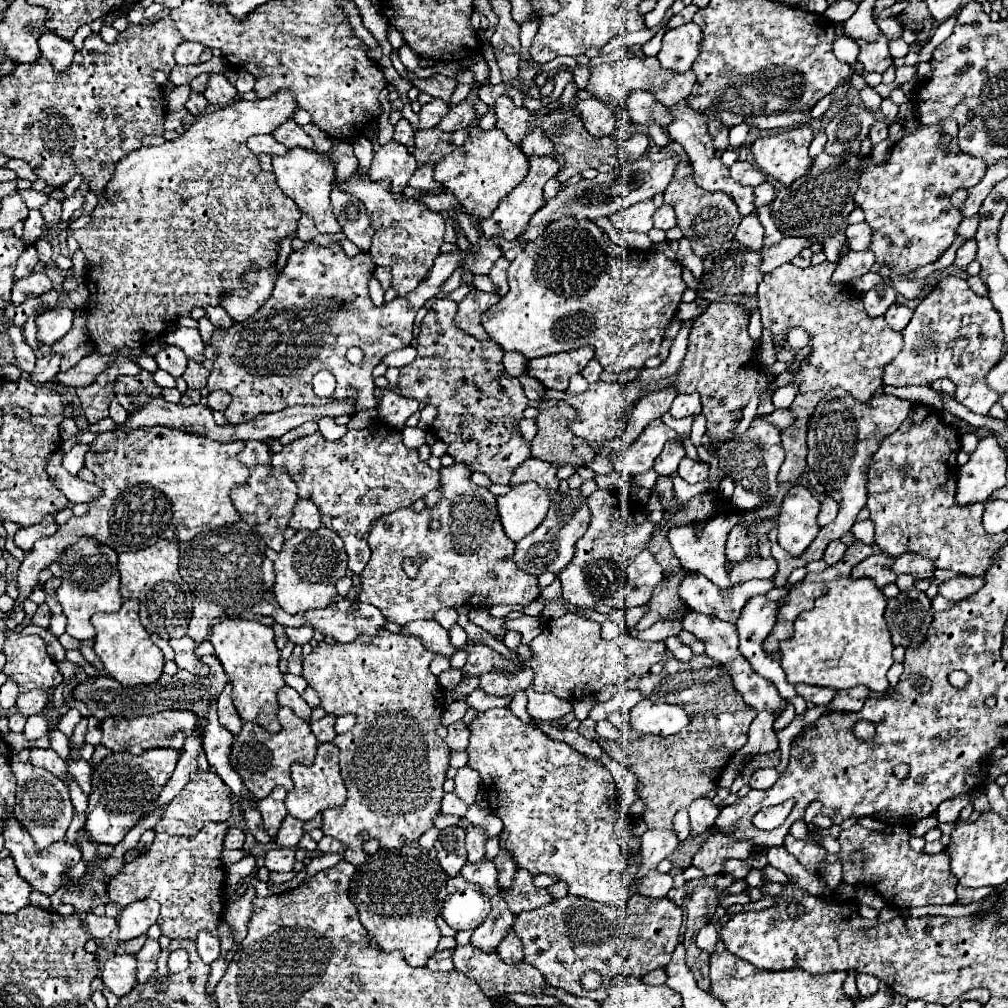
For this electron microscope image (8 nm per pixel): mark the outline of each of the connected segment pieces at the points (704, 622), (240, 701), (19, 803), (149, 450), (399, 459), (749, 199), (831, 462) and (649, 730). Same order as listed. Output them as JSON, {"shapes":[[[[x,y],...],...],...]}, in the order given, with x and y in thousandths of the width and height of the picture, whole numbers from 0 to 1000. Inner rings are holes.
{"shapes":[[[[685,605],[685,607],[679,611],[679,615],[677,615],[677,623],[683,625],[683,627],[687,627],[692,635],[696,635],[696,637],[700,639],[700,649],[702,649],[704,653],[708,653],[708,655],[712,655],[714,659],[718,659],[718,663],[720,663],[722,669],[726,671],[726,677],[728,677],[730,687],[738,692],[738,696],[740,696],[742,700],[746,700],[746,702],[752,704],[752,706],[754,706],[754,704],[772,706],[772,704],[780,702],[781,696],[778,696],[778,694],[772,690],[770,681],[768,681],[764,675],[760,675],[760,673],[756,673],[754,669],[750,669],[750,667],[746,665],[746,661],[742,659],[742,655],[734,649],[734,645],[732,645],[732,627],[730,627],[730,621],[728,621],[728,619],[718,617],[718,615],[712,615],[712,613],[702,613],[702,611],[694,609],[694,607]]],[[[224,613],[210,623],[208,637],[214,645],[216,655],[222,661],[222,667],[226,669],[232,681],[230,692],[232,692],[234,704],[238,706],[238,712],[258,718],[260,722],[266,722],[268,726],[276,726],[278,720],[274,718],[274,706],[276,706],[274,687],[282,681],[282,673],[276,663],[278,645],[272,639],[270,623],[262,621],[260,617]]],[[[12,756],[12,766],[16,770],[16,798],[14,798],[14,810],[18,815],[32,827],[32,833],[36,835],[36,843],[44,845],[54,835],[62,833],[69,813],[73,810],[73,800],[69,794],[69,786],[65,778],[56,772],[52,766],[44,762],[36,762],[30,756]]],[[[163,423],[131,429],[101,429],[89,440],[85,464],[95,470],[95,480],[101,484],[103,492],[89,500],[87,510],[69,514],[56,526],[56,530],[40,534],[34,540],[18,567],[20,589],[14,595],[14,603],[6,609],[12,609],[20,597],[30,591],[40,565],[48,563],[50,558],[58,554],[58,548],[73,540],[79,532],[91,532],[115,548],[129,548],[145,544],[159,534],[177,534],[179,538],[185,538],[200,526],[238,518],[240,514],[228,496],[228,486],[244,480],[248,470],[234,454],[242,442],[240,437],[222,440]]],[[[373,419],[377,423],[361,425],[361,427],[345,427],[339,437],[325,438],[317,429],[308,433],[300,433],[280,444],[280,448],[270,450],[270,460],[274,464],[282,464],[290,470],[296,480],[296,492],[310,496],[321,514],[321,522],[331,526],[343,538],[345,563],[351,569],[357,569],[365,558],[365,528],[369,520],[395,504],[409,502],[415,494],[421,494],[427,486],[437,482],[437,466],[429,466],[423,458],[415,454],[413,446],[407,446],[399,438],[399,431],[381,419]]],[[[671,103],[667,107],[663,107],[667,111],[667,123],[663,123],[661,127],[661,133],[677,143],[677,147],[681,149],[685,161],[687,161],[687,167],[688,167],[688,179],[694,187],[698,188],[716,188],[716,190],[722,190],[728,200],[732,202],[732,208],[736,214],[740,212],[746,212],[748,210],[748,190],[746,187],[740,187],[740,185],[734,185],[730,183],[726,177],[724,177],[724,171],[722,167],[710,157],[710,151],[708,151],[708,145],[706,145],[706,137],[702,135],[702,129],[700,129],[700,117],[694,115],[692,111],[687,111],[685,107],[681,107],[681,103]]],[[[835,385],[823,387],[817,395],[813,397],[813,401],[810,401],[808,411],[804,413],[804,421],[802,421],[802,452],[800,452],[802,476],[804,476],[804,480],[808,480],[808,484],[812,488],[819,488],[827,496],[831,496],[833,508],[825,520],[817,522],[812,528],[810,536],[792,554],[784,552],[782,548],[778,548],[772,542],[770,532],[772,514],[769,515],[769,521],[764,528],[764,542],[766,542],[766,552],[772,558],[772,567],[768,571],[770,583],[780,581],[780,575],[786,569],[786,565],[800,562],[806,556],[813,556],[821,538],[833,534],[837,528],[841,528],[845,524],[849,510],[859,500],[857,464],[861,462],[863,452],[869,448],[869,442],[873,440],[873,437],[877,433],[885,431],[895,421],[895,417],[901,411],[901,401],[903,401],[901,397],[893,397],[893,395],[881,393],[881,391],[867,391],[861,399],[851,399],[847,393],[841,393],[841,389],[837,389]],[[817,395],[821,395],[821,397],[817,397]]],[[[637,694],[623,706],[623,718],[637,728],[665,730],[683,720],[683,706],[675,698],[651,698]]]]}

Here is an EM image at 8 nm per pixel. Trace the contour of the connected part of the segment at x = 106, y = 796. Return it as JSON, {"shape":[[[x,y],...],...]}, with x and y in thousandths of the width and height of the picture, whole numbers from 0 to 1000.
{"shape":[[[169,742],[147,744],[141,748],[129,746],[111,746],[97,760],[93,760],[91,768],[91,788],[87,796],[85,808],[85,827],[93,835],[117,837],[123,833],[127,823],[135,819],[145,802],[157,794],[161,782],[169,774],[173,760],[177,756],[177,746]]]}

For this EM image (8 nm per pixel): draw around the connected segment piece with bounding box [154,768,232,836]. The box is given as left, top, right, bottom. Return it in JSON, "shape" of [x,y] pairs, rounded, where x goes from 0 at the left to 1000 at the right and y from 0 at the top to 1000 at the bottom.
{"shape":[[[208,762],[206,766],[192,766],[188,770],[188,776],[179,784],[179,788],[167,798],[161,813],[153,819],[155,825],[165,825],[165,827],[181,827],[181,829],[192,829],[202,815],[206,813],[226,813],[228,812],[228,784],[226,780],[220,776],[220,772]]]}

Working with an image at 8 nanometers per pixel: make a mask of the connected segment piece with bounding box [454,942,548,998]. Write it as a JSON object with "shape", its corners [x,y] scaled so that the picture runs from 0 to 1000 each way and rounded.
{"shape":[[[466,935],[450,940],[450,958],[452,958],[452,962],[460,964],[464,970],[472,972],[476,976],[478,984],[486,990],[494,988],[494,986],[508,986],[508,984],[536,988],[536,986],[540,986],[540,980],[544,978],[540,974],[536,962],[528,960],[528,956],[524,956],[522,952],[518,952],[516,956],[500,956],[500,952],[496,952],[496,948],[492,948],[492,944],[476,944],[476,942],[468,940]]]}

